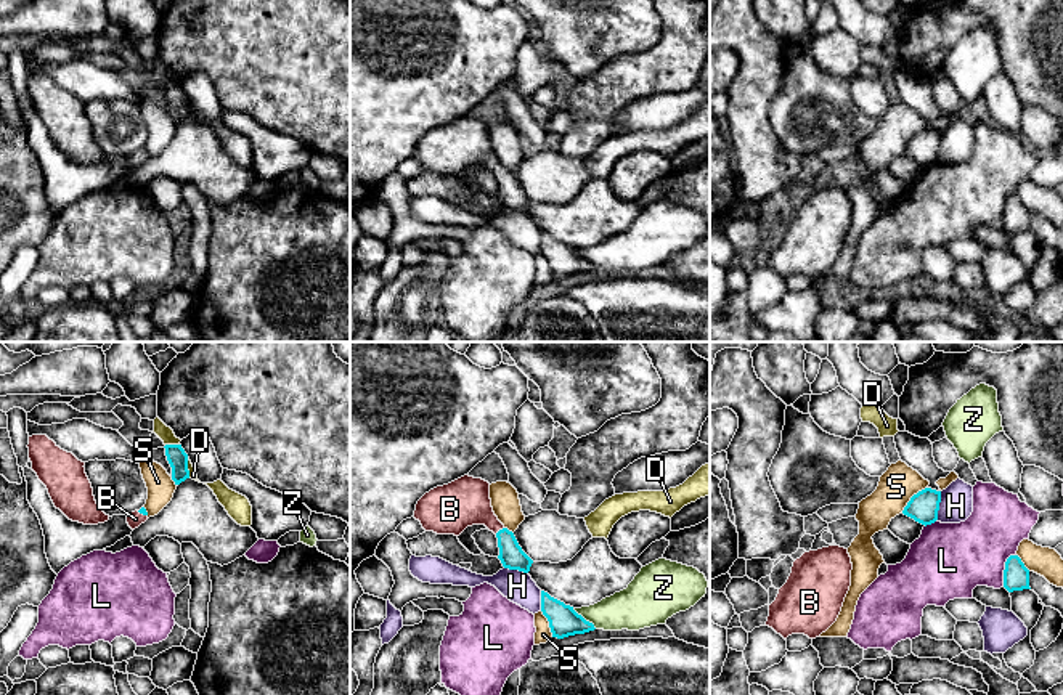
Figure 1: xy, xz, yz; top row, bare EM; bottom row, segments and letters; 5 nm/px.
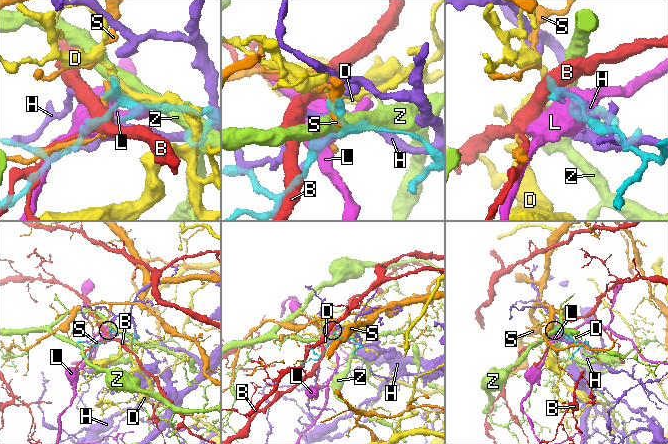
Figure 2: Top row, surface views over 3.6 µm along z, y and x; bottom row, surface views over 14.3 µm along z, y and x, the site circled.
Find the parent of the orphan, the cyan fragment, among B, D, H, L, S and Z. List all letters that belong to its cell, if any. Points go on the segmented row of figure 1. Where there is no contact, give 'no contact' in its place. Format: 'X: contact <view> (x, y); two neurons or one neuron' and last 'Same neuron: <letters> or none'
B: contact xz (500, 530); one neuron
D: contact xy (172, 445); two neurons
H: contact yz (938, 506); two neurons
L: contact yz (1005, 569); two neurons
S: contact yz (911, 498); two neurons
Z: contact xz (583, 618); two neurons
Same neuron: B

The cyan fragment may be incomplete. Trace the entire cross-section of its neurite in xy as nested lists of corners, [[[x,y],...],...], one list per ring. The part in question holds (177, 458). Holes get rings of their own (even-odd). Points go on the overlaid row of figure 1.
[[[165,445],[165,456],[172,467],[172,480],[175,485],[180,485],[186,478],[189,478],[188,470],[188,454],[181,448],[181,445]]]

